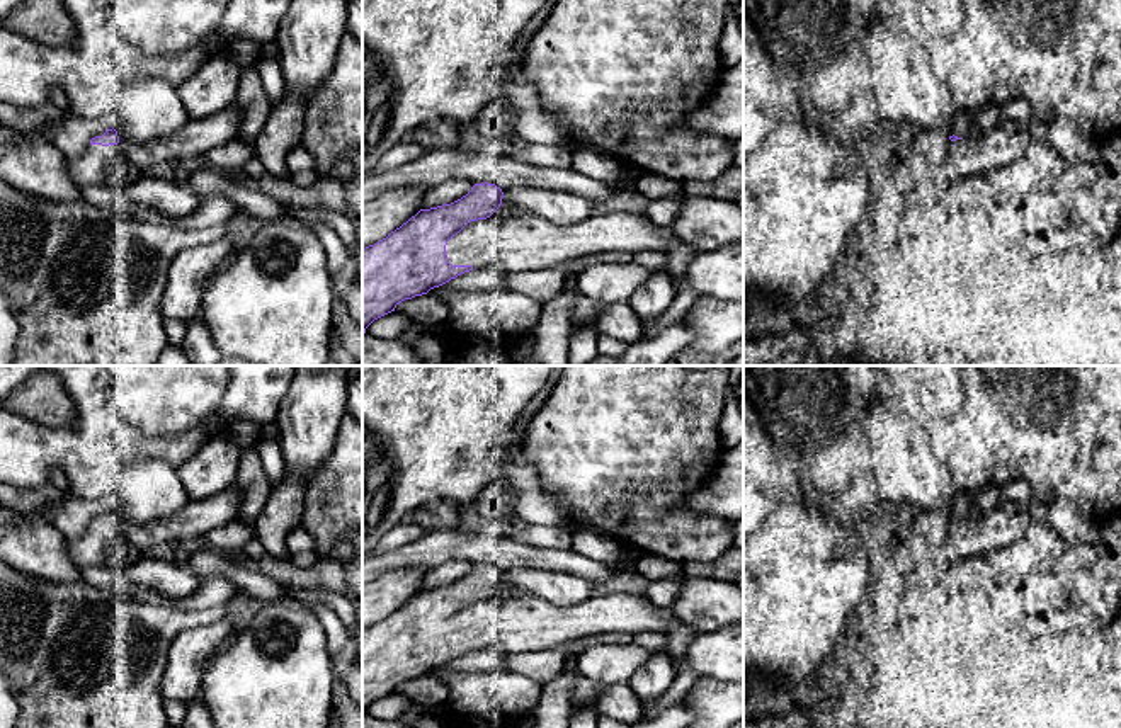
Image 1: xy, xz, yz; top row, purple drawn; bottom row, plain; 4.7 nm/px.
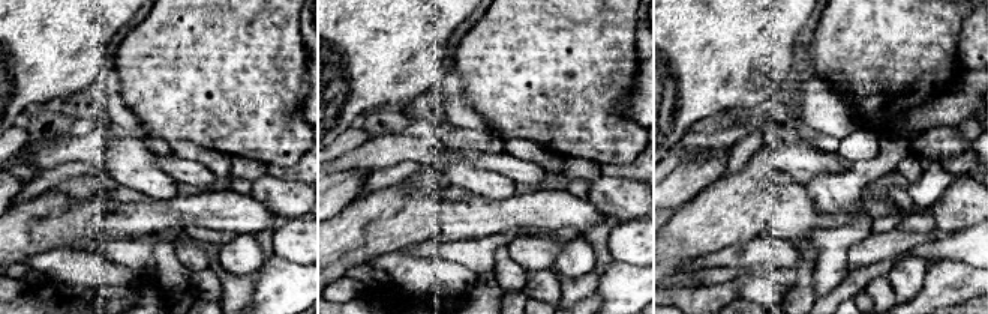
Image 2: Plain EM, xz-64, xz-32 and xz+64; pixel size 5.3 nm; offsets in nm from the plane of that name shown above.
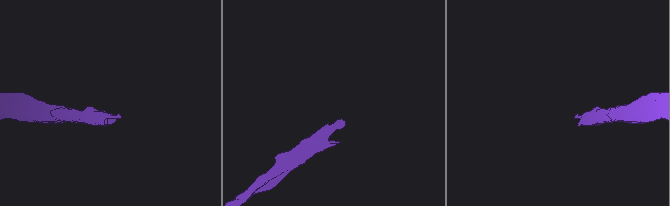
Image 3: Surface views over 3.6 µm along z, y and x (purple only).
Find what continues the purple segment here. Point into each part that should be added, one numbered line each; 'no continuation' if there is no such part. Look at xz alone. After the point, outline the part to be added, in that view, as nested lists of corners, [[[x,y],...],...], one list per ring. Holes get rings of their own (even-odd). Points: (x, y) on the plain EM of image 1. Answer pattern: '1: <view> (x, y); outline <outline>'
1: xz (512, 618); outline [[[504,577],[500,589],[490,599],[468,604],[447,623],[446,636],[451,646],[471,646],[473,651],[502,646],[507,653],[526,653],[602,633],[628,633],[634,638],[643,631],[670,633],[677,623],[669,607],[653,604],[646,595],[621,592],[590,597],[578,606],[560,607],[512,585]]]

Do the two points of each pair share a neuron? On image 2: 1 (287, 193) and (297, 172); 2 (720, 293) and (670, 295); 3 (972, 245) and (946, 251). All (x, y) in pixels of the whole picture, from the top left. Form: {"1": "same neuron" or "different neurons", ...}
{"1": "different neurons", "2": "same neuron", "3": "same neuron"}

